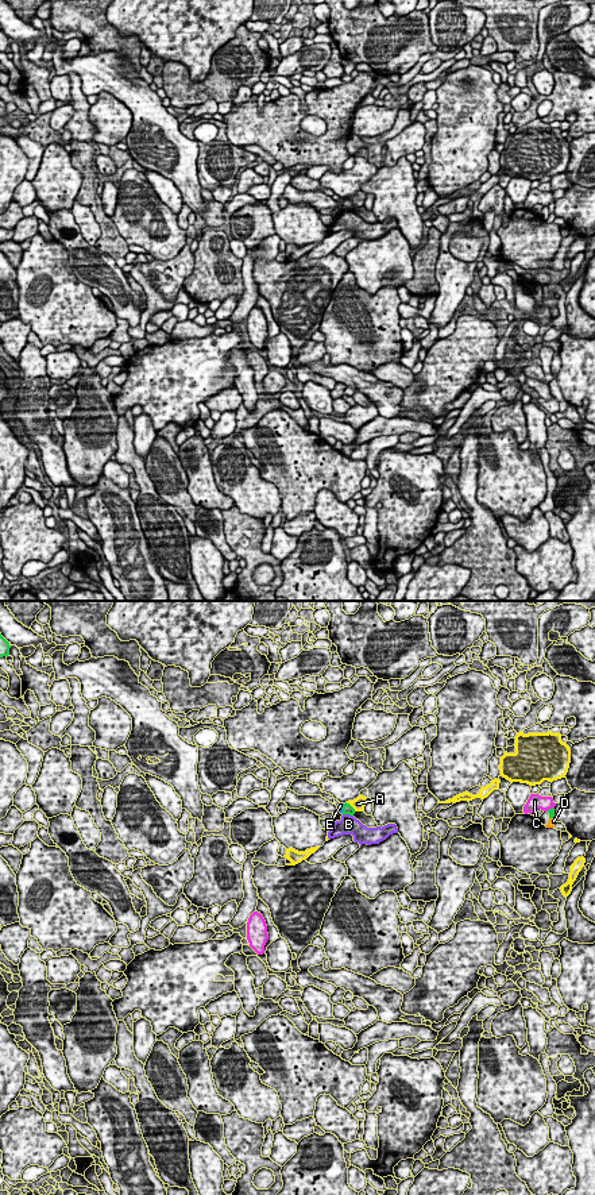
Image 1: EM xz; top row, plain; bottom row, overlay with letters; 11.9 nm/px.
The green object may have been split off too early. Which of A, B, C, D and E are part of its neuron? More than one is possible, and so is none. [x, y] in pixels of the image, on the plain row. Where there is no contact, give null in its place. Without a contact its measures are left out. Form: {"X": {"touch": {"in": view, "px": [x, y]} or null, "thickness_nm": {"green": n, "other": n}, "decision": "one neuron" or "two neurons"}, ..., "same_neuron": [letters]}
{"A": {"touch": {"in": "xz", "px": [351, 201]}, "thickness_nm": {"green": 130, "other": 140}, "decision": "two neurons"}, "B": {"touch": {"in": "xz", "px": [348, 208]}, "thickness_nm": {"green": 130, "other": 220}, "decision": "two neurons"}, "C": {"touch": {"in": "xz", "px": [549, 204]}, "thickness_nm": {"green": 70, "other": 170}, "decision": "two neurons"}, "D": {"touch": {"in": "xz", "px": [551, 212]}, "thickness_nm": {"green": 70, "other": 90}, "decision": "two neurons"}, "E": {"touch": {"in": "xz", "px": [343, 203]}, "thickness_nm": {"green": 130, "other": 60}, "decision": "two neurons"}, "same_neuron": []}

